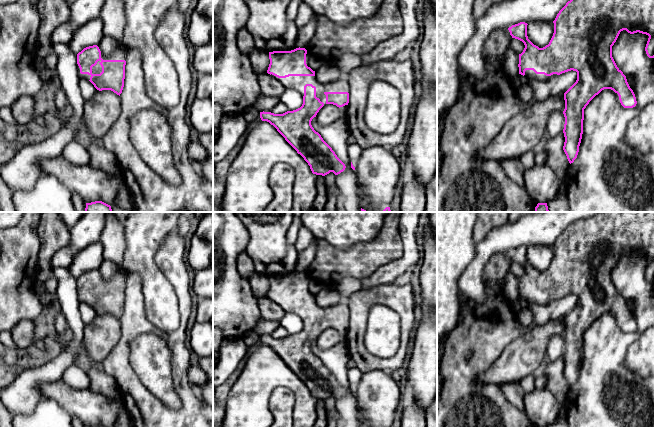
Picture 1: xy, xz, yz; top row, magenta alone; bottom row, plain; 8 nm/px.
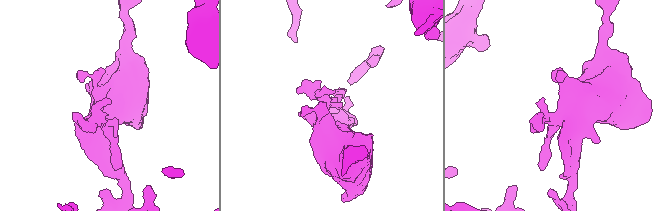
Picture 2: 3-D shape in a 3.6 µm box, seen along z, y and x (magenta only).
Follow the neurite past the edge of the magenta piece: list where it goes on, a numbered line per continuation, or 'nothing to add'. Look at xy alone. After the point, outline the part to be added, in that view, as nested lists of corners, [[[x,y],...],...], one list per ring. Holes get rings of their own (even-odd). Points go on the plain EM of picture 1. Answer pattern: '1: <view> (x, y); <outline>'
1: xy (97, 293); [[[101,284],[98,285],[95,290],[92,291],[92,298],[100,298],[102,296],[102,291],[99,288],[100,286],[101,286]]]

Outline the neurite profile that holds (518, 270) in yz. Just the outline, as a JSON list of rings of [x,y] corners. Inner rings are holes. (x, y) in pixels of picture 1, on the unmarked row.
[[[513,262],[511,265],[511,272],[517,277],[521,278],[525,272],[525,269],[522,265]]]

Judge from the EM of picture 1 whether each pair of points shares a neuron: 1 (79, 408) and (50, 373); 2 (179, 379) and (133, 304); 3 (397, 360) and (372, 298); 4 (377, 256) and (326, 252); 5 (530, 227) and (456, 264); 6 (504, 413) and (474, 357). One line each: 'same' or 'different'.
1: different
2: same
3: same
4: same
5: different
6: same

